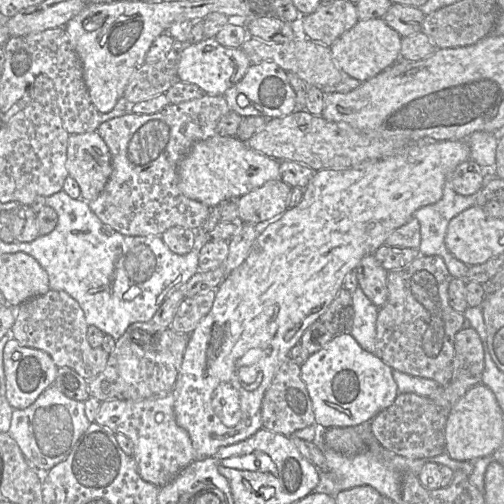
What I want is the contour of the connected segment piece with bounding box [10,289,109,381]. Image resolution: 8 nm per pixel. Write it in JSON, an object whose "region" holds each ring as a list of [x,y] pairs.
{"region":[[[50,289],[44,295],[30,299],[15,309],[15,322],[10,332],[21,346],[46,352],[58,368],[71,368],[90,381],[105,369],[109,353],[101,347],[90,346],[87,328],[84,312],[78,302],[64,291]]]}

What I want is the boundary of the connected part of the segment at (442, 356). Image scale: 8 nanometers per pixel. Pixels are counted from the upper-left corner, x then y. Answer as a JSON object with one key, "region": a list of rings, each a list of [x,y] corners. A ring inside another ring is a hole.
{"region":[[[420,255],[407,266],[388,271],[388,299],[379,308],[376,322],[376,356],[393,370],[411,376],[434,380],[440,386],[450,382],[454,373],[454,341],[456,333],[463,329],[465,317],[449,303],[448,288],[453,276],[440,256]]]}

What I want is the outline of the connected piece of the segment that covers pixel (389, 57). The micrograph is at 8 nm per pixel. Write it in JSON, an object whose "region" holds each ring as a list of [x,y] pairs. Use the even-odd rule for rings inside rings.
{"region":[[[382,18],[359,20],[330,47],[336,64],[349,77],[366,82],[400,59],[402,37]]]}

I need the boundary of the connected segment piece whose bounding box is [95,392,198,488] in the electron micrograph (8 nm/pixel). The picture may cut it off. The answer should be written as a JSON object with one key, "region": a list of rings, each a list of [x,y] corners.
{"region":[[[172,392],[139,401],[103,401],[95,423],[107,427],[114,434],[124,434],[132,441],[132,457],[141,478],[157,488],[167,485],[189,464],[198,460],[189,434],[176,423]]]}

